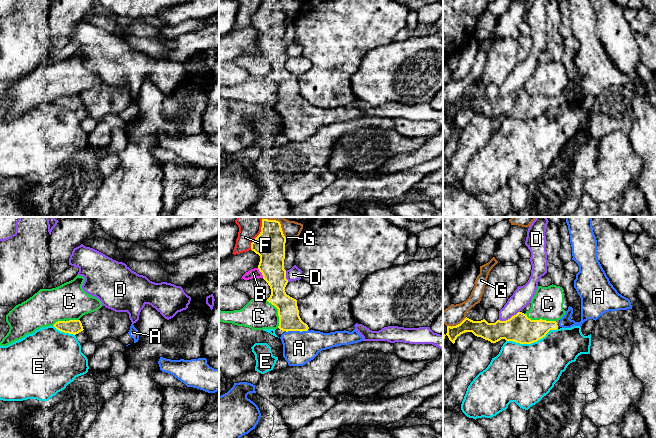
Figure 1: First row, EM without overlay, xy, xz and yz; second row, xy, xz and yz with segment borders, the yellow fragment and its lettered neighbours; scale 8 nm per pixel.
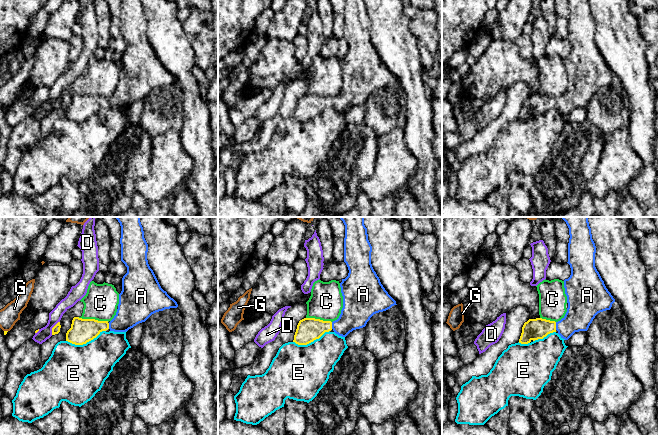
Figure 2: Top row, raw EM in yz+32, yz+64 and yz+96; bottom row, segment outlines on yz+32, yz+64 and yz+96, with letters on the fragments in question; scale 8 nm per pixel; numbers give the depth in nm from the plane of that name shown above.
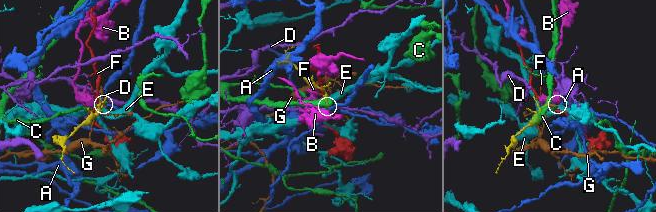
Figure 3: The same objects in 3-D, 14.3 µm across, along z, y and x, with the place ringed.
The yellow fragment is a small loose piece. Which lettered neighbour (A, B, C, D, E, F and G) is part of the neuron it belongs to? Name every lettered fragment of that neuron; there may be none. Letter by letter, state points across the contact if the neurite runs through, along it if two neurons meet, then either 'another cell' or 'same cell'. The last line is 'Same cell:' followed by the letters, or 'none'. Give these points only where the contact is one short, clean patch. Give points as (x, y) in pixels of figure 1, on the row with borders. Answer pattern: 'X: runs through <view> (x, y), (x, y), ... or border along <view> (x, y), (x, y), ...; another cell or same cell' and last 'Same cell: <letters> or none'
A: same cell
B: another cell
C: another cell
D: another cell
E: another cell
F: another cell
G: another cell
Same cell: A

